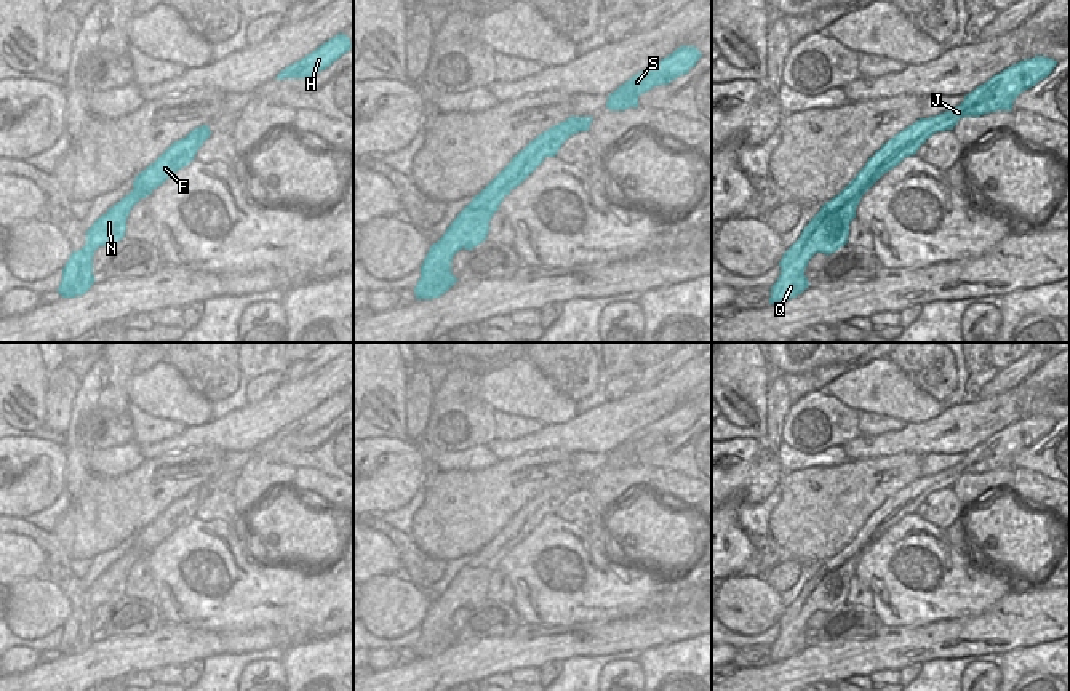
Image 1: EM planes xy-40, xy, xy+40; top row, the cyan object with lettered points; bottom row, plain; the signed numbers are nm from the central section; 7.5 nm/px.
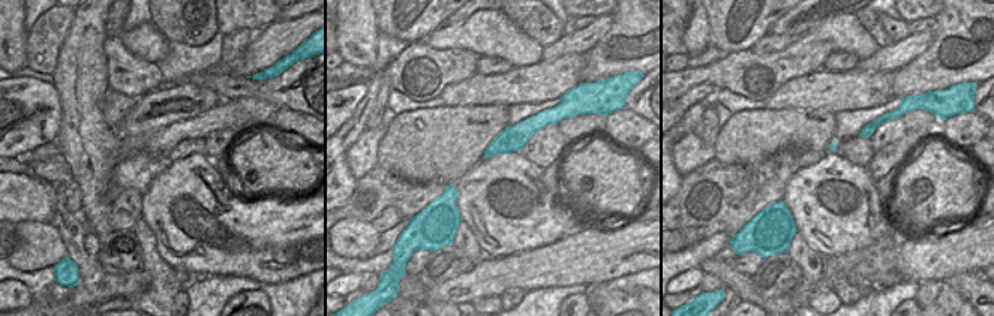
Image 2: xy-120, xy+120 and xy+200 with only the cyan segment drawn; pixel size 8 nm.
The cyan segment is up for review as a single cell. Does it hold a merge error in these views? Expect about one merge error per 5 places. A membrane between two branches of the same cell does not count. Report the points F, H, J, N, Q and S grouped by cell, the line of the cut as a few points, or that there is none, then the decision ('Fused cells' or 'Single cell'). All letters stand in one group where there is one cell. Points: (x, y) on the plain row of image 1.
Groups: F H J N Q S. No split. Single cell.

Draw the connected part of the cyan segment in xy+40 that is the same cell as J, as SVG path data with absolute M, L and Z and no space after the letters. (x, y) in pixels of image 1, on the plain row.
M1046 414L1024 417L964 454L964 459L936 475L920 477L907 485L873 515L857 534L803 587L800 597L784 611L781 633L771 645L769 662L782 662L801 653L809 640L804 633L809 617L816 611L832 613L848 601L849 582L862 553L905 515L915 513L921 502L937 489L953 488L963 475L980 475L996 469L1012 469L1014 457L1025 448L1046 437L1057 419Z

